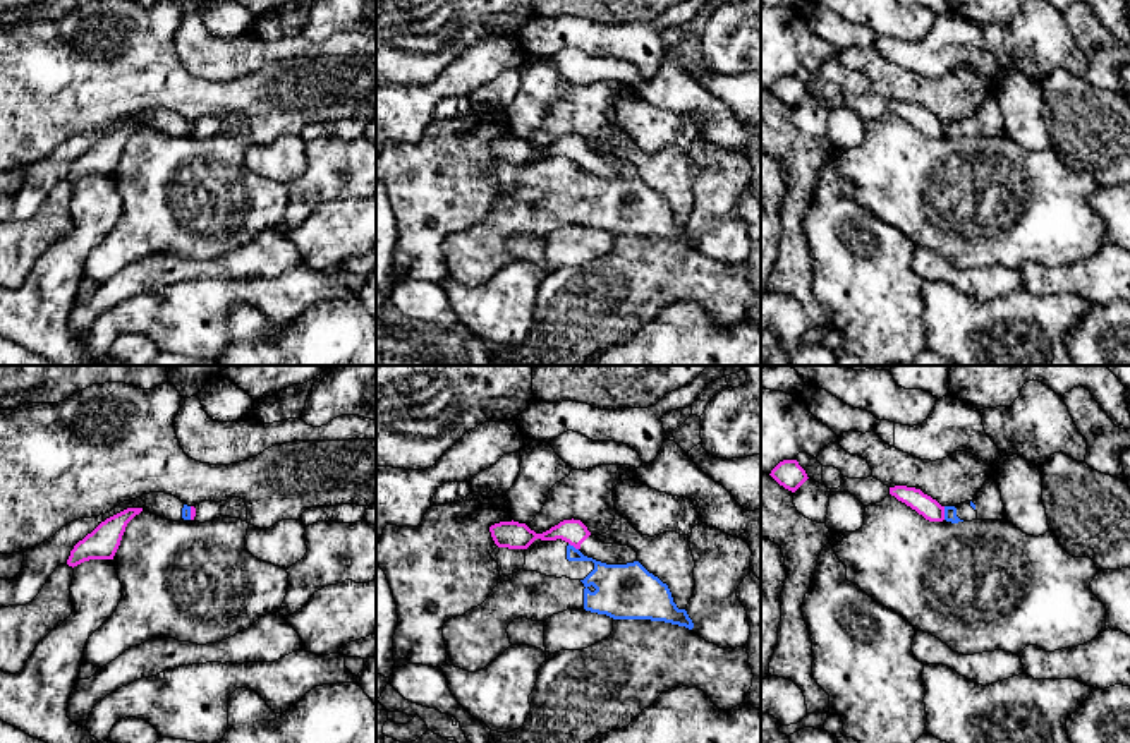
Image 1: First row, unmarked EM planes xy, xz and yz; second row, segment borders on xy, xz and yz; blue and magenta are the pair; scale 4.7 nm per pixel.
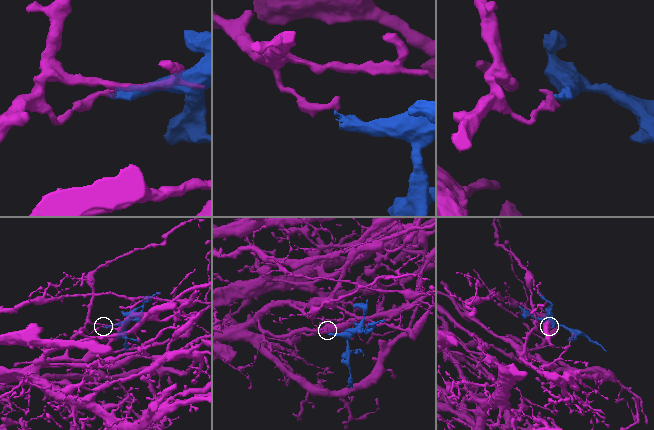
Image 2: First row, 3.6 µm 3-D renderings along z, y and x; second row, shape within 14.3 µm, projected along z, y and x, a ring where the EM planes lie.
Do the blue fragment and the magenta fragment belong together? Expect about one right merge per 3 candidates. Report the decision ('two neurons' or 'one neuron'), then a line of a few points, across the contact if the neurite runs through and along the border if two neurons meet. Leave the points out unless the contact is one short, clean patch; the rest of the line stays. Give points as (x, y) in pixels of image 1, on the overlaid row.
one neuron; line yz (950, 512), (945, 513), (936, 513), (924, 505)

